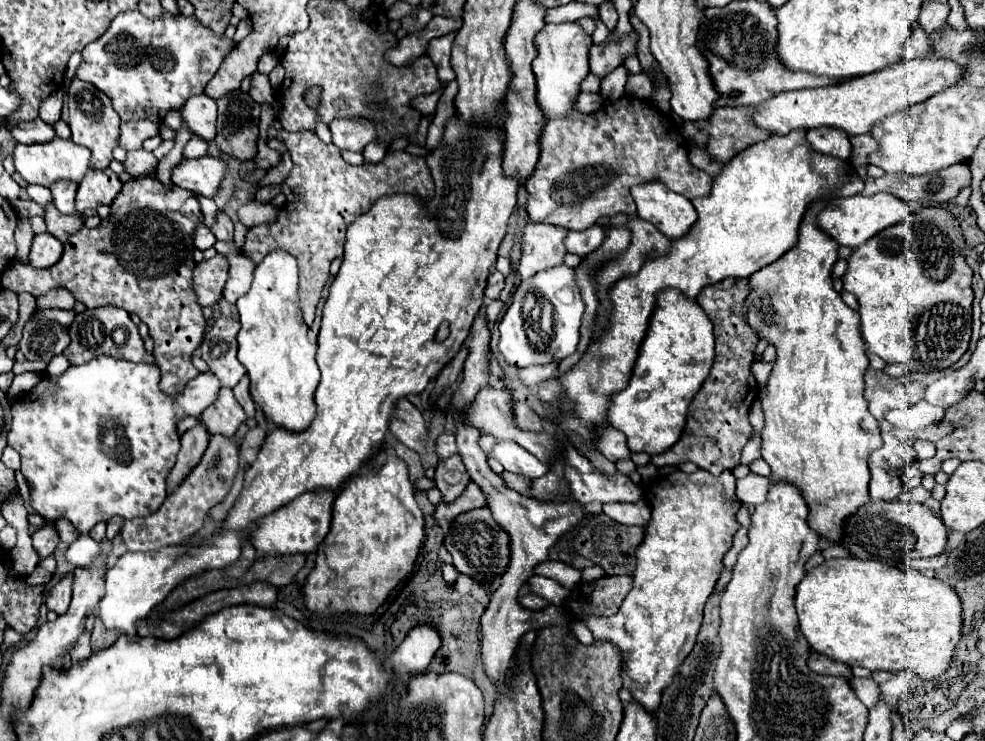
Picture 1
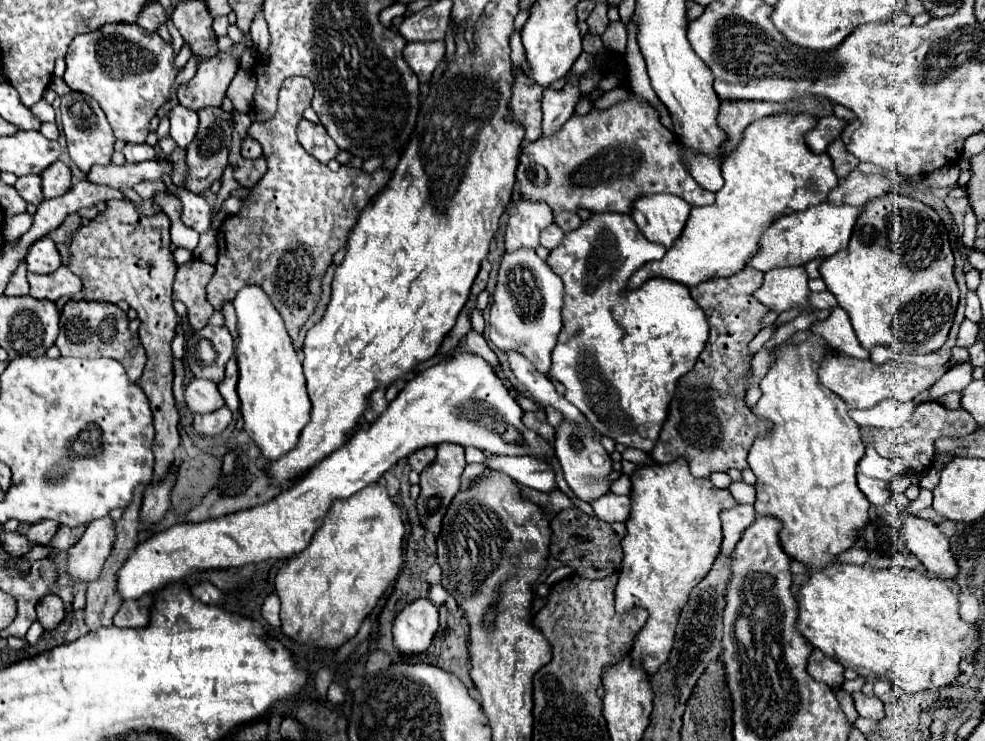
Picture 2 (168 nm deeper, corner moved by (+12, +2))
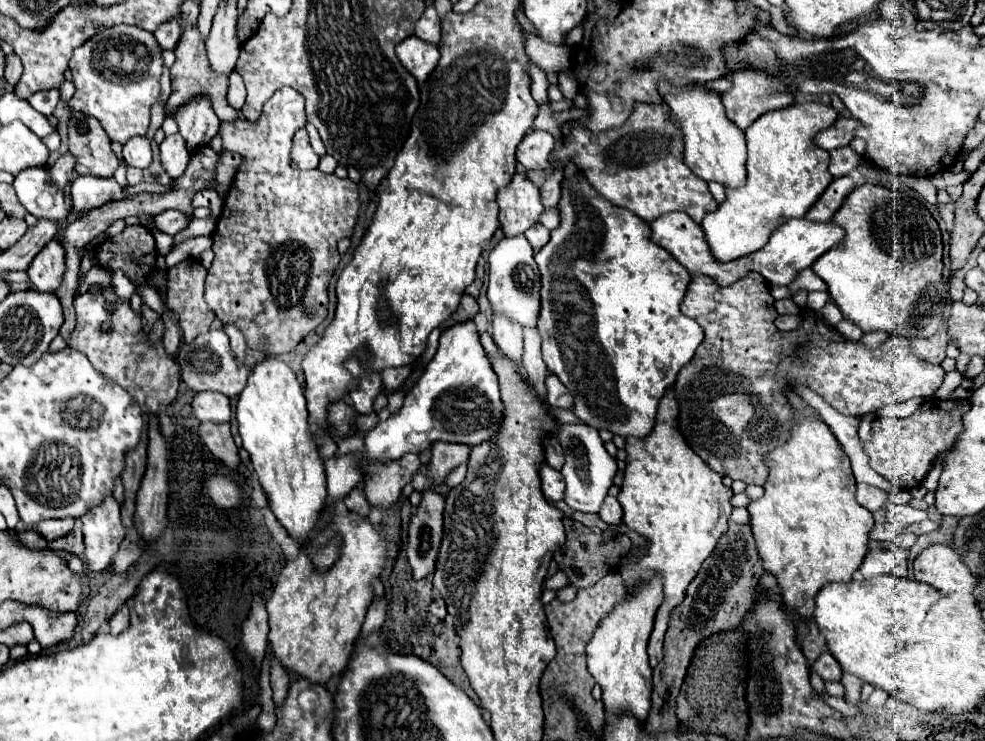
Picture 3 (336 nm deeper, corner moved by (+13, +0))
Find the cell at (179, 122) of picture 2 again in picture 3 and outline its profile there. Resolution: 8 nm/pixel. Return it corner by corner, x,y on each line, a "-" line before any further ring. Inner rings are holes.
181,134
167,136
159,144
159,150
161,150
161,166
163,166
163,170
173,180
179,178
183,174
183,170
187,168
187,162
189,162
189,152
185,148
185,142
183,142

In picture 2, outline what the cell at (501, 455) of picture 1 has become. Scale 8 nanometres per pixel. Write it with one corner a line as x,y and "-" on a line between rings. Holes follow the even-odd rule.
492,456
488,460
488,468
492,472
504,472
508,474
512,480
536,488
540,492
550,492
556,488
554,482
554,470
536,460
536,458
528,458
528,456

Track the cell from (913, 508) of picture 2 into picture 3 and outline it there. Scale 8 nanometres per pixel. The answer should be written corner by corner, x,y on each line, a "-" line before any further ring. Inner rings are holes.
889,504
887,508
887,522
891,522
893,526
909,526
909,524
915,524
915,522
923,522
927,520
927,512
923,510
917,510
913,506
899,506
899,504

